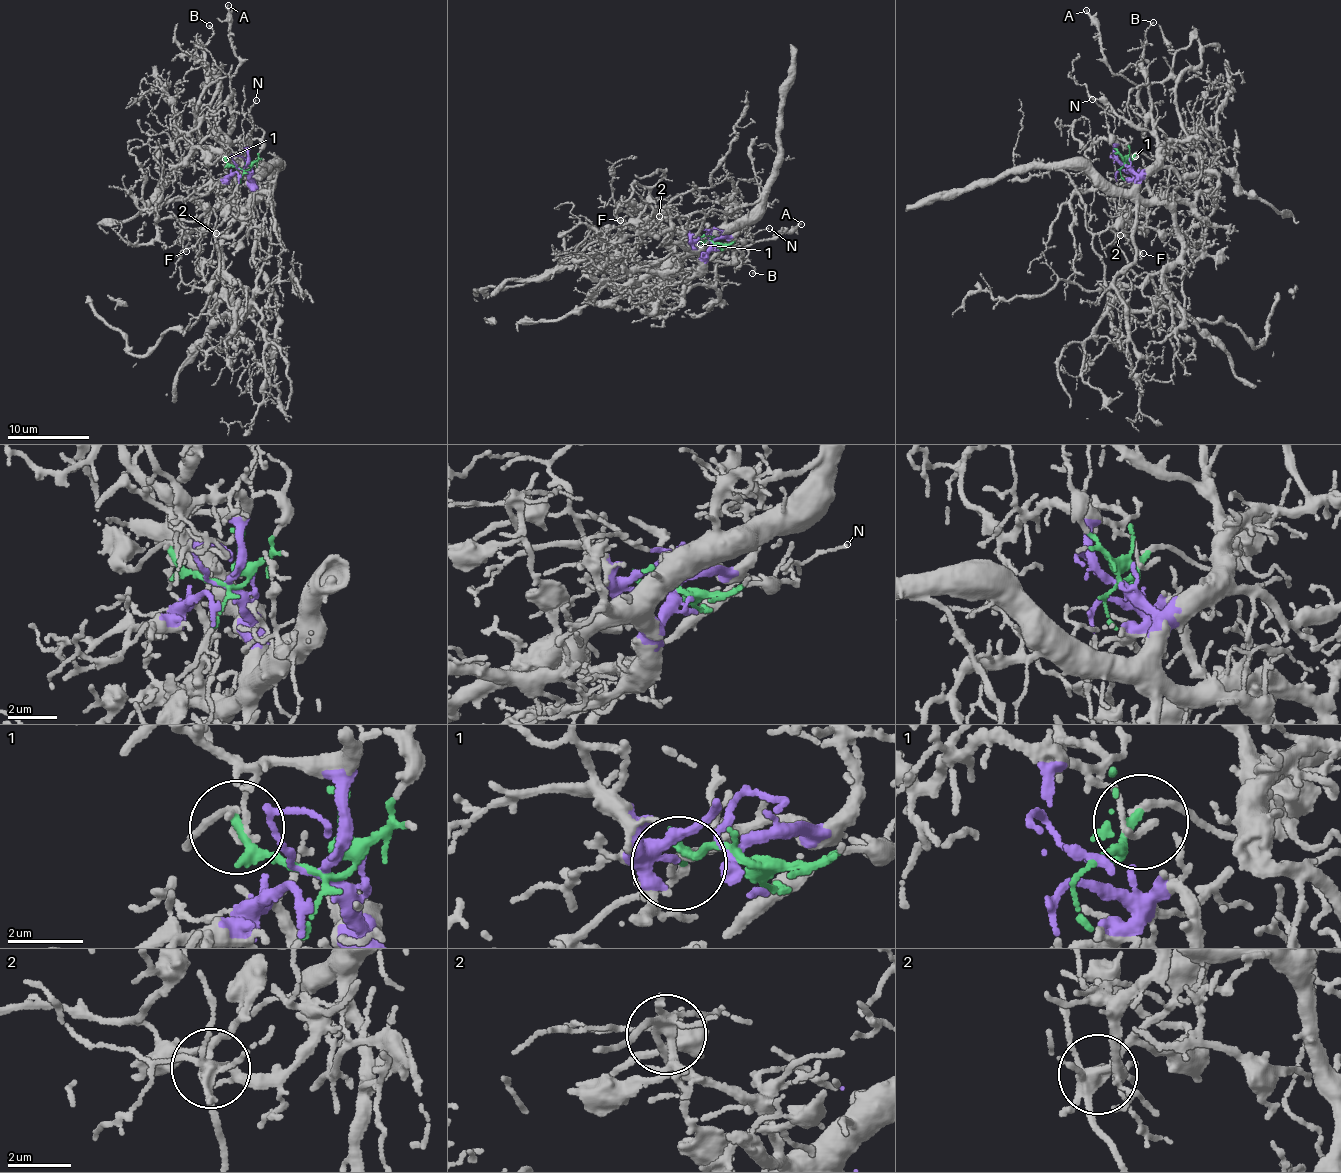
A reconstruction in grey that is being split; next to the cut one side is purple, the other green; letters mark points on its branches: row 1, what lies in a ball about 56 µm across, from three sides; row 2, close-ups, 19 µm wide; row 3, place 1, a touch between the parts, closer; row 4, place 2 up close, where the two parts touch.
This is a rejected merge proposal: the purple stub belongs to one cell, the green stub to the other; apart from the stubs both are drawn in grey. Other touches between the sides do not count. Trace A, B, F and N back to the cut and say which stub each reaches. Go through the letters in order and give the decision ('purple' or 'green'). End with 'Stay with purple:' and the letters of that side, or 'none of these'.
A: green
B: purple
F: purple
N: green
Stay with purple: B, F

